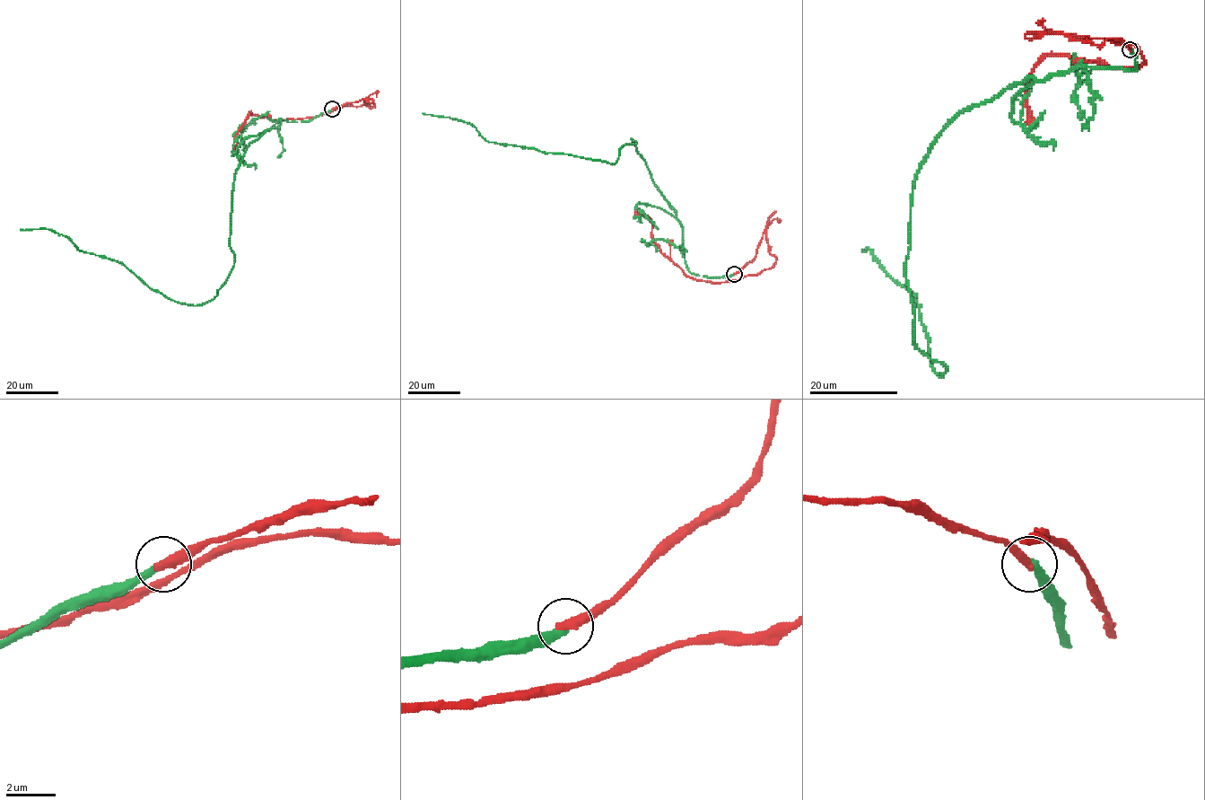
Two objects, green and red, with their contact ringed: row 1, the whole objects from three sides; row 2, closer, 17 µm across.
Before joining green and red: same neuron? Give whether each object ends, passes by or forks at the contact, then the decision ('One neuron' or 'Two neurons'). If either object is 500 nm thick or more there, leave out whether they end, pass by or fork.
At the ring green ends. At the ring red ends. Two neurons

